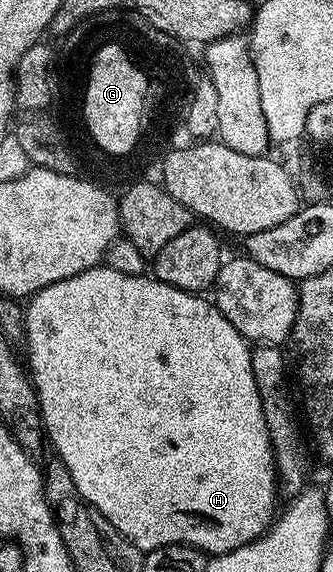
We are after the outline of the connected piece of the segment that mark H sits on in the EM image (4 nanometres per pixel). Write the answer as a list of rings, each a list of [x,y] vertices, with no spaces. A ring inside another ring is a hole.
[[[101,266],[99,268],[91,268],[82,274],[71,276],[65,280],[59,280],[56,284],[51,284],[50,287],[43,288],[43,290],[31,297],[30,304],[32,304],[32,312],[30,308],[26,316],[26,345],[28,344],[28,358],[30,360],[28,364],[32,383],[36,385],[36,396],[40,399],[40,415],[44,418],[47,443],[49,445],[53,444],[56,447],[55,455],[64,463],[66,470],[70,470],[70,478],[74,478],[74,486],[78,490],[78,494],[84,499],[84,503],[99,513],[99,515],[104,516],[110,522],[110,526],[114,526],[117,534],[123,537],[123,539],[130,541],[134,546],[138,546],[141,552],[145,554],[159,548],[165,548],[171,544],[189,544],[192,548],[198,548],[205,554],[221,556],[230,550],[238,550],[244,544],[254,542],[260,536],[263,536],[272,527],[274,517],[278,512],[278,508],[276,510],[276,496],[278,497],[276,453],[272,451],[272,439],[268,437],[268,427],[266,426],[264,411],[262,410],[262,398],[258,394],[258,386],[254,382],[252,348],[249,341],[244,339],[243,334],[238,330],[234,330],[234,326],[230,326],[230,322],[218,311],[213,301],[211,299],[204,299],[208,298],[194,292],[178,290],[174,286],[170,286],[166,282],[155,279],[148,274],[143,276],[118,274],[118,270]]]

